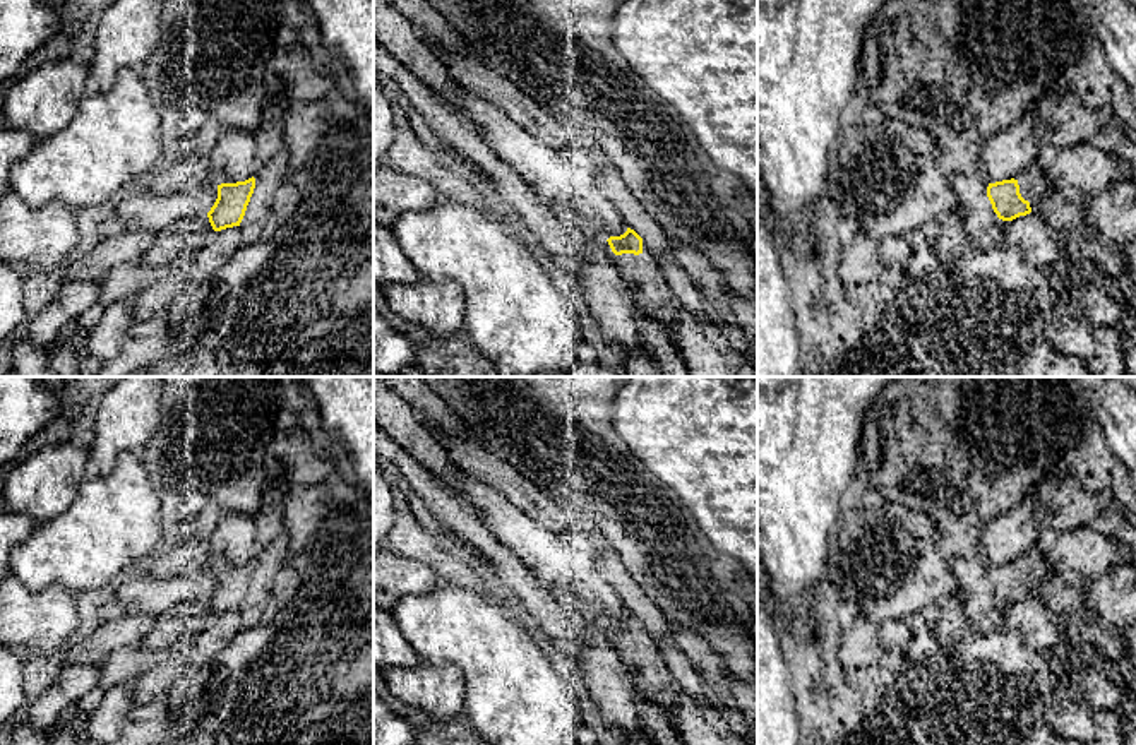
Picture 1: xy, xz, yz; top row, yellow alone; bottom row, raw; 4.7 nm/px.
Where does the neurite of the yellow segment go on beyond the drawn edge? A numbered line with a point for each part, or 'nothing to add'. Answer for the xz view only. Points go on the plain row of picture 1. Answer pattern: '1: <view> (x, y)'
1: xz (653, 680)

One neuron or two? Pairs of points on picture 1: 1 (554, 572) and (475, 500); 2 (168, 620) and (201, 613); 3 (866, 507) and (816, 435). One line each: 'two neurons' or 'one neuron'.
1: one neuron
2: one neuron
3: two neurons

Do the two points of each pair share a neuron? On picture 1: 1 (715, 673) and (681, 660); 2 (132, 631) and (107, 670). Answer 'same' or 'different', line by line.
1: different
2: different

